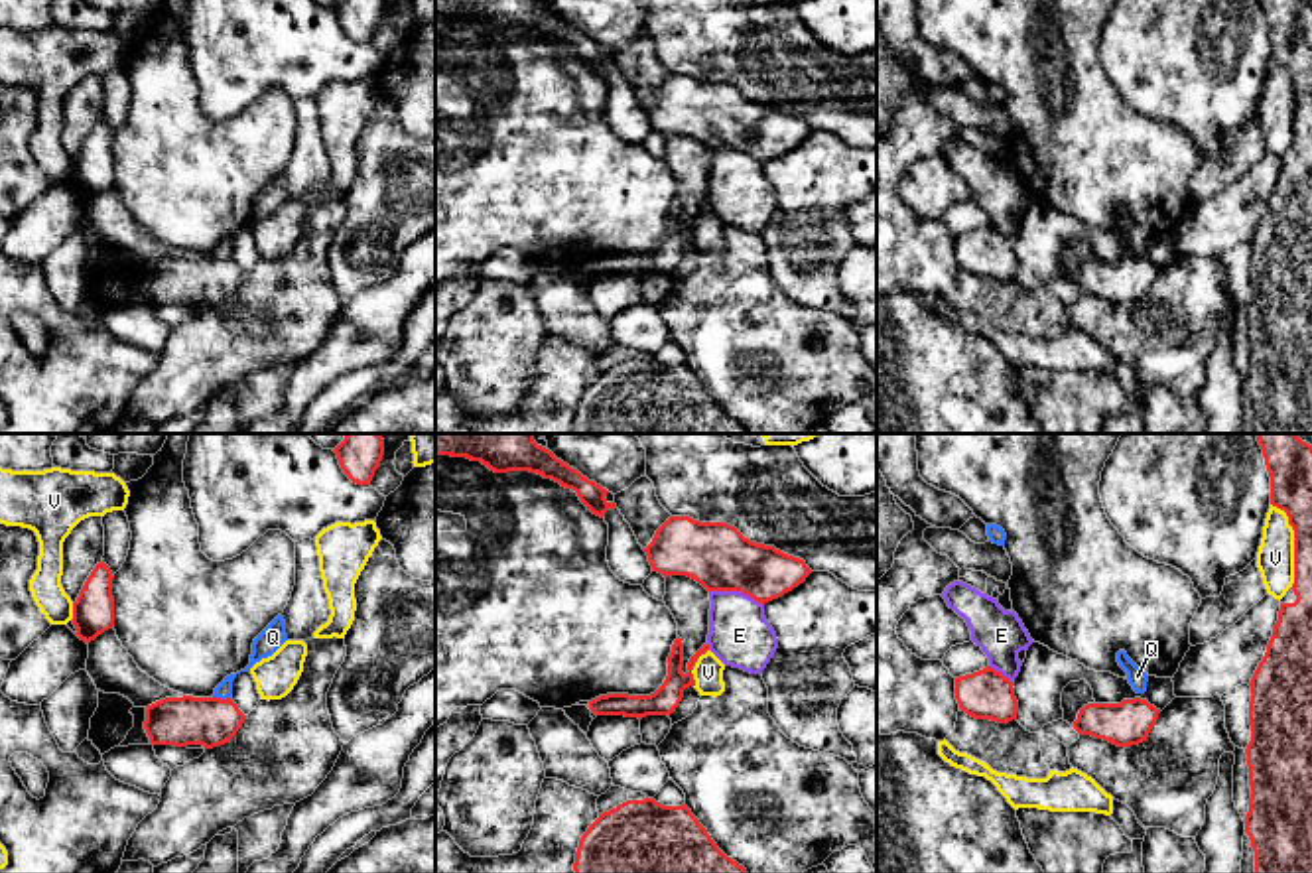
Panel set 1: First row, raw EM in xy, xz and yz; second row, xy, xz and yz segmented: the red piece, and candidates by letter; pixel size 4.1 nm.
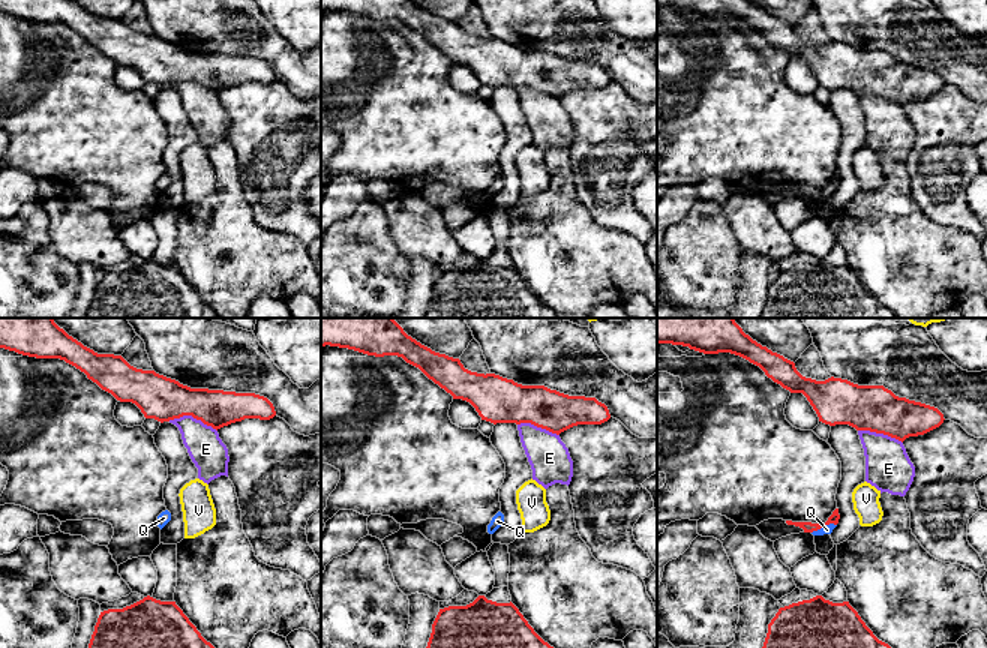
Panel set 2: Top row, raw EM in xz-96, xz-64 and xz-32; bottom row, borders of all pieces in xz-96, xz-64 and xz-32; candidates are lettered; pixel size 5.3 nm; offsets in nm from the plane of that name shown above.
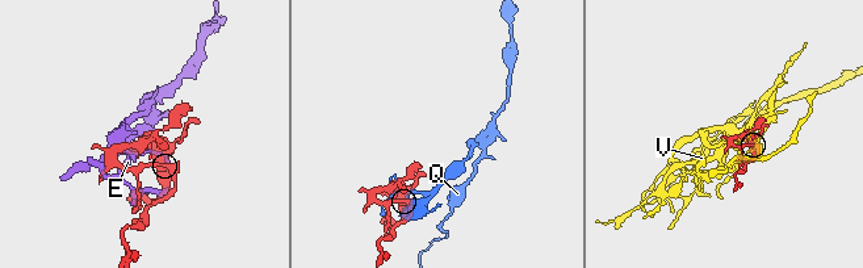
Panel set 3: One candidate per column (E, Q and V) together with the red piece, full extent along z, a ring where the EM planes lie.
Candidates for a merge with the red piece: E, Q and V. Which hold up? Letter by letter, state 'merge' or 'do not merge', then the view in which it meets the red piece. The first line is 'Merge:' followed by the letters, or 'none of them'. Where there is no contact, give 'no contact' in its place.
Merge: none of them
E: do not merge | xz
Q: do not merge | xy
V: do not merge | xz

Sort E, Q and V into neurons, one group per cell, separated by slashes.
E / Q / V

